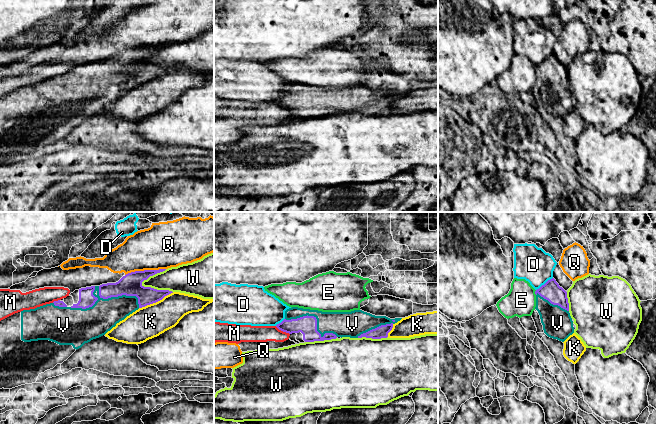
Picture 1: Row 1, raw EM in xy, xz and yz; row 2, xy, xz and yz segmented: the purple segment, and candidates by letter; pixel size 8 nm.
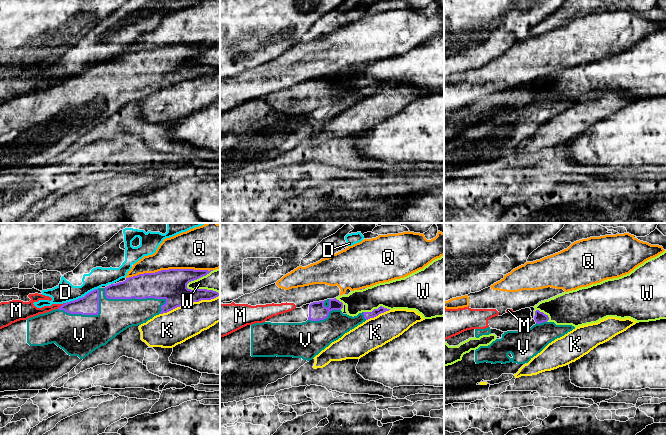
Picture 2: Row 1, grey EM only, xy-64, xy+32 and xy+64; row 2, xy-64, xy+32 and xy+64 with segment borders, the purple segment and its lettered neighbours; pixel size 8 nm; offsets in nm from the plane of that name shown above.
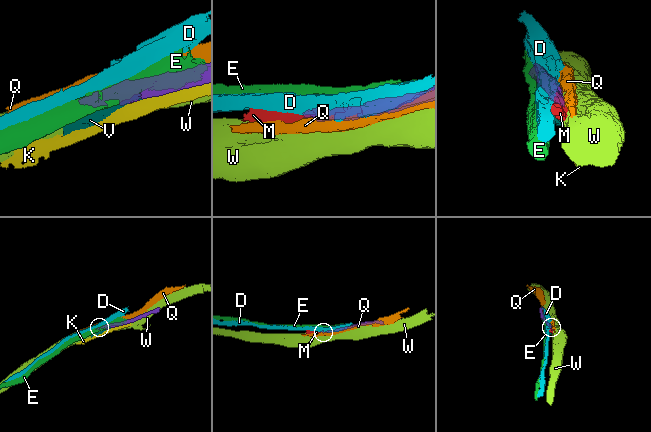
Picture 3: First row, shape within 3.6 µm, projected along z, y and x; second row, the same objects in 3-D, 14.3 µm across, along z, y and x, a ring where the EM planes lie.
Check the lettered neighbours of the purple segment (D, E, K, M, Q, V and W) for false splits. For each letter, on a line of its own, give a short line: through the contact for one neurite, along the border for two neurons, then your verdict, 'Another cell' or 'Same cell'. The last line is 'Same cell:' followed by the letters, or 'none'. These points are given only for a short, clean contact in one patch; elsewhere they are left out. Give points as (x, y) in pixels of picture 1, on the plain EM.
D: Another cell
E: Another cell
K: Another cell
M: Line: xz (275, 102), (289, 110). Another cell
Q: Another cell
V: Same cell
W: Another cell
Same cell: V

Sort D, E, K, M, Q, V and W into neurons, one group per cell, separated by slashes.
D / E / K / M Q / V / W

